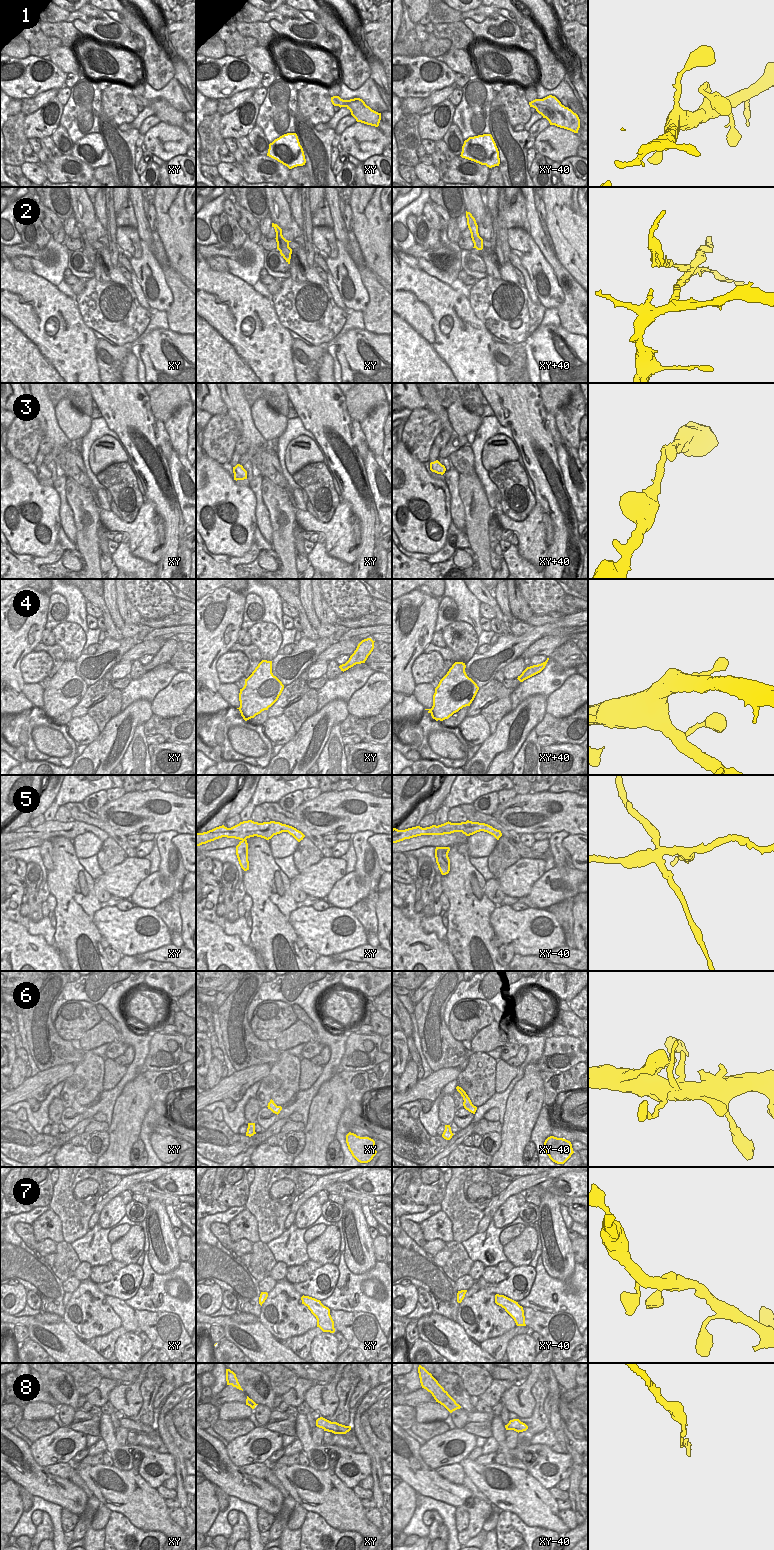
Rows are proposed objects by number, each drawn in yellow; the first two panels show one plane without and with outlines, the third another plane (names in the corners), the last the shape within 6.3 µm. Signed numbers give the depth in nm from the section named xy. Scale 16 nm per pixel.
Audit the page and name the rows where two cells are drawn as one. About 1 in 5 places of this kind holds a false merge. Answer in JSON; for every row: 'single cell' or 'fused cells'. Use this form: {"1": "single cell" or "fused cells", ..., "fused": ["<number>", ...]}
{"1": "single cell", "2": "fused cells", "3": "single cell", "4": "single cell", "5": "fused cells", "6": "single cell", "7": "single cell", "8": "single cell", "fused": ["2", "5"]}

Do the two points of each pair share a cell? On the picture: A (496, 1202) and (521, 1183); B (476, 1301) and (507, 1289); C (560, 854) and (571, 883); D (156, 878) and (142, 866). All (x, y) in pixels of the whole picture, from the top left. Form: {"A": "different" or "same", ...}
{"A": "same", "B": "different", "C": "different", "D": "different"}

